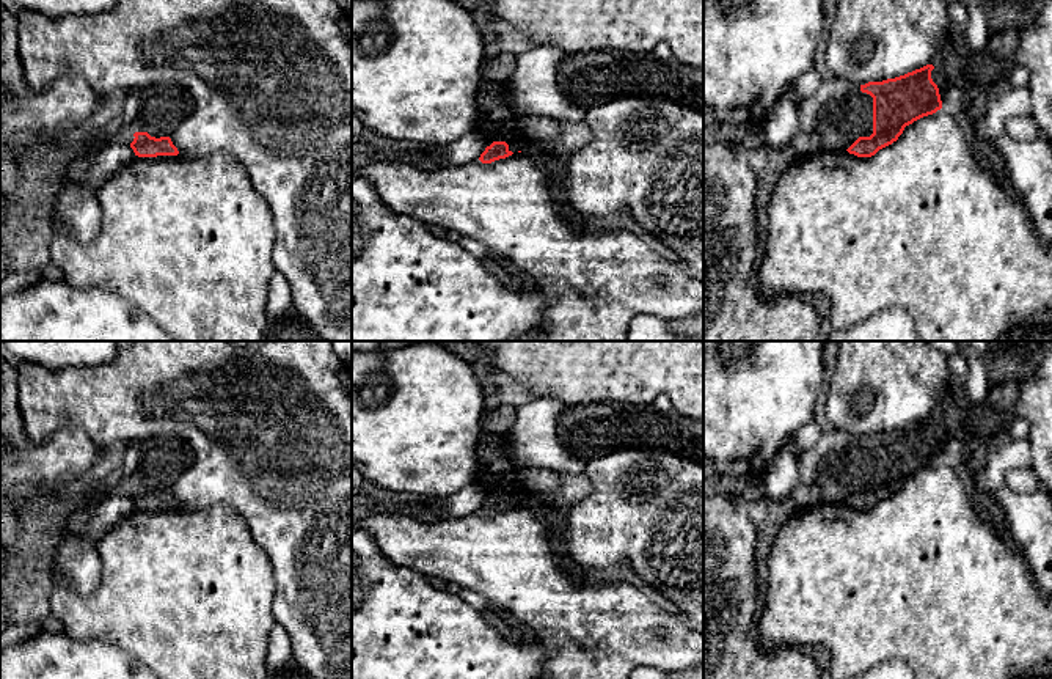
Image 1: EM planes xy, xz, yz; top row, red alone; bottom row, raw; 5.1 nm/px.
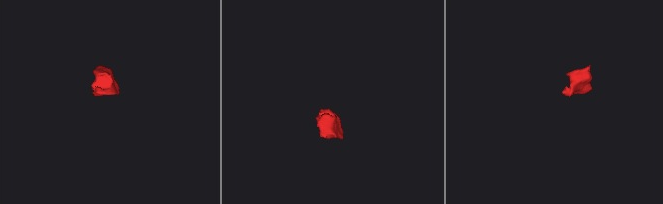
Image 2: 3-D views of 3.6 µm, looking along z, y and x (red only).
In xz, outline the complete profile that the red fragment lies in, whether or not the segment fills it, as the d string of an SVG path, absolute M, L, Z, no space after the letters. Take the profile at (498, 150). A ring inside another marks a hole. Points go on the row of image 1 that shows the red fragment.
M493 141L490 146L485 148L479 160L482 163L491 163L495 160L506 159L512 154L513 152L509 149L509 145L506 141Z

